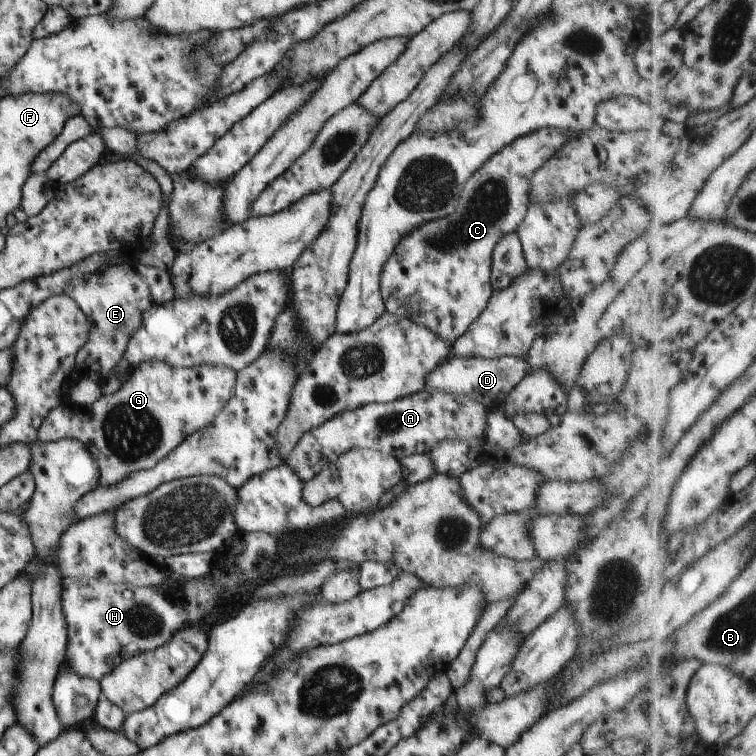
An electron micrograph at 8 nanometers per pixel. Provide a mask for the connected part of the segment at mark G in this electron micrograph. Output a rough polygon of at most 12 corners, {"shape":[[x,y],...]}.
{"shape":[[131,369],[52,408],[37,442],[82,442],[99,487],[149,470],[231,398],[236,372]]}

